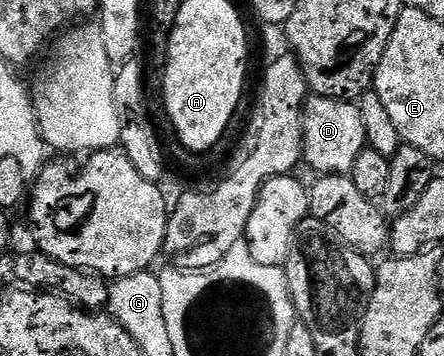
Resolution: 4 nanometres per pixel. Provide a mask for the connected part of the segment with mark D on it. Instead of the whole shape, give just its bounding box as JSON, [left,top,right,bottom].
[302,96,367,175]

